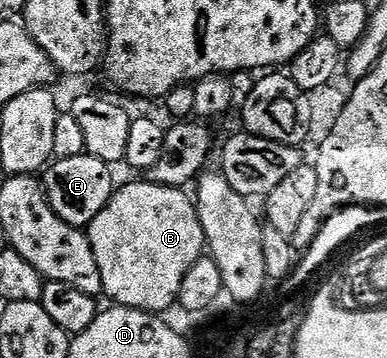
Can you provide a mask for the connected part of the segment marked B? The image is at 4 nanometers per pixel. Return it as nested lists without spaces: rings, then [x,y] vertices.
[[[127,184],[116,187],[110,202],[93,218],[85,231],[93,246],[93,258],[97,258],[97,270],[101,270],[103,296],[121,308],[136,308],[142,312],[163,314],[166,308],[175,308],[181,281],[189,274],[189,266],[204,255],[203,227],[199,221],[196,205],[181,188],[170,188],[160,184]]]

